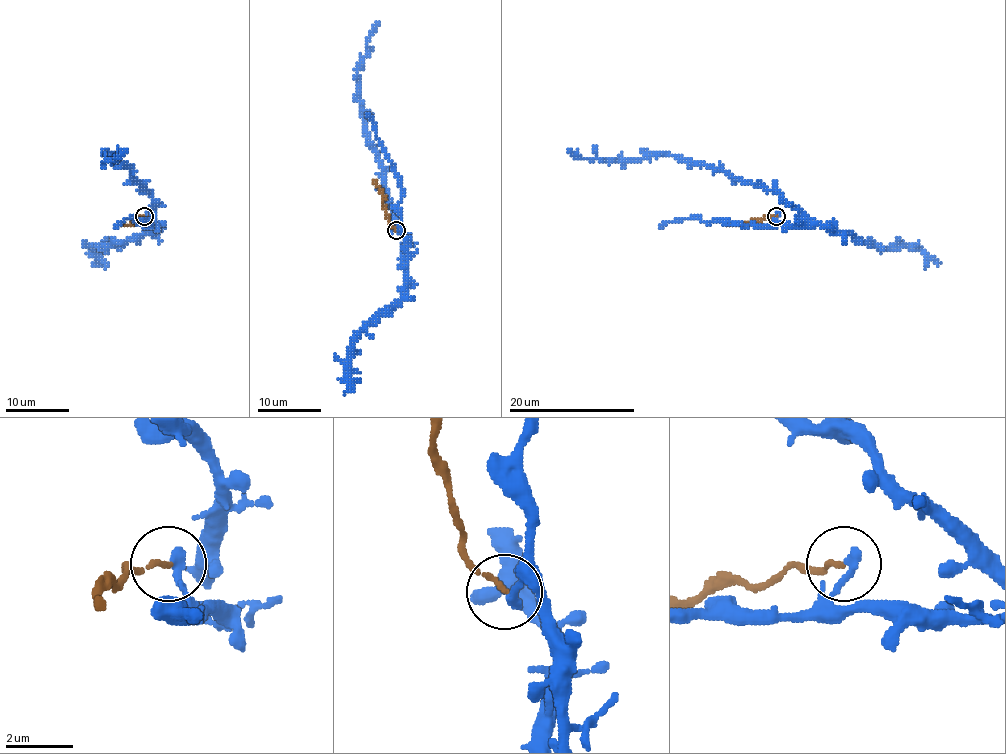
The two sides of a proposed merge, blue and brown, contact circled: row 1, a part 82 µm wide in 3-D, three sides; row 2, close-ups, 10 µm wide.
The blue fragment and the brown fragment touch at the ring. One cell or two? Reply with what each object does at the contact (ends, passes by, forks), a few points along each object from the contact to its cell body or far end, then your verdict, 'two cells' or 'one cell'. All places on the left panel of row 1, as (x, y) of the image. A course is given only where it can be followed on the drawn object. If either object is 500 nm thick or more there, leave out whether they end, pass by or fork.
blue ends | brown ends | blue via (145, 216), (155, 226), (152, 221), (153, 197), (131, 170), (110, 153), (106, 161), (120, 158), (128, 150) | brown via (144, 216), (137, 216), (131, 224), (120, 226) | two cells

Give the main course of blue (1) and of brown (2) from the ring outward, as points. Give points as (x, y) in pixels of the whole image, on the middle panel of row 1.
1: (397, 230), (405, 241), (404, 260), (405, 236), (362, 119), (358, 64), (380, 23)
2: (396, 230), (386, 215), (383, 193), (372, 179)

